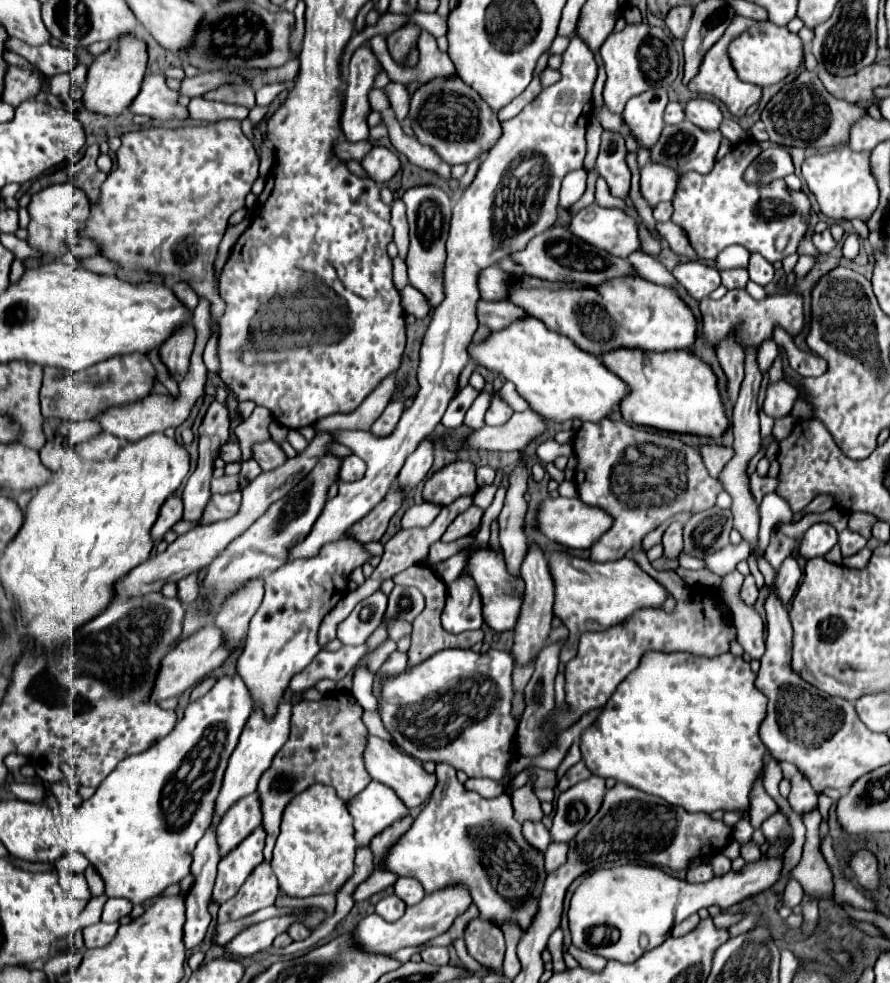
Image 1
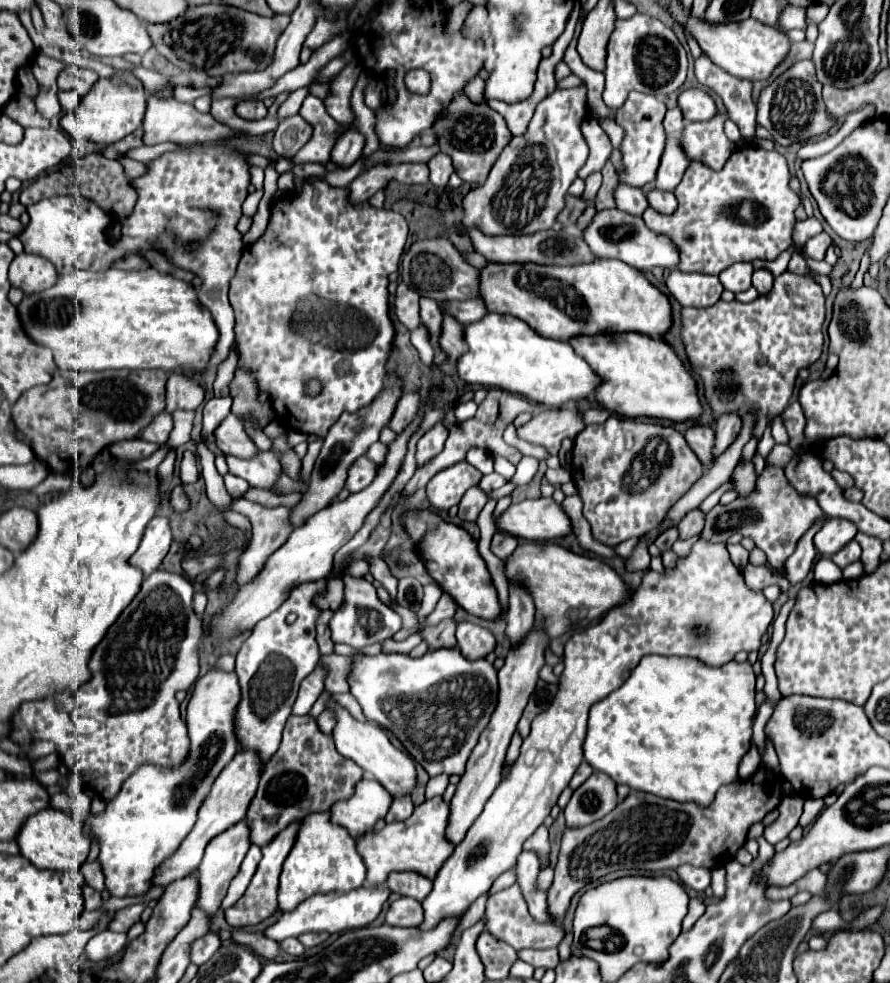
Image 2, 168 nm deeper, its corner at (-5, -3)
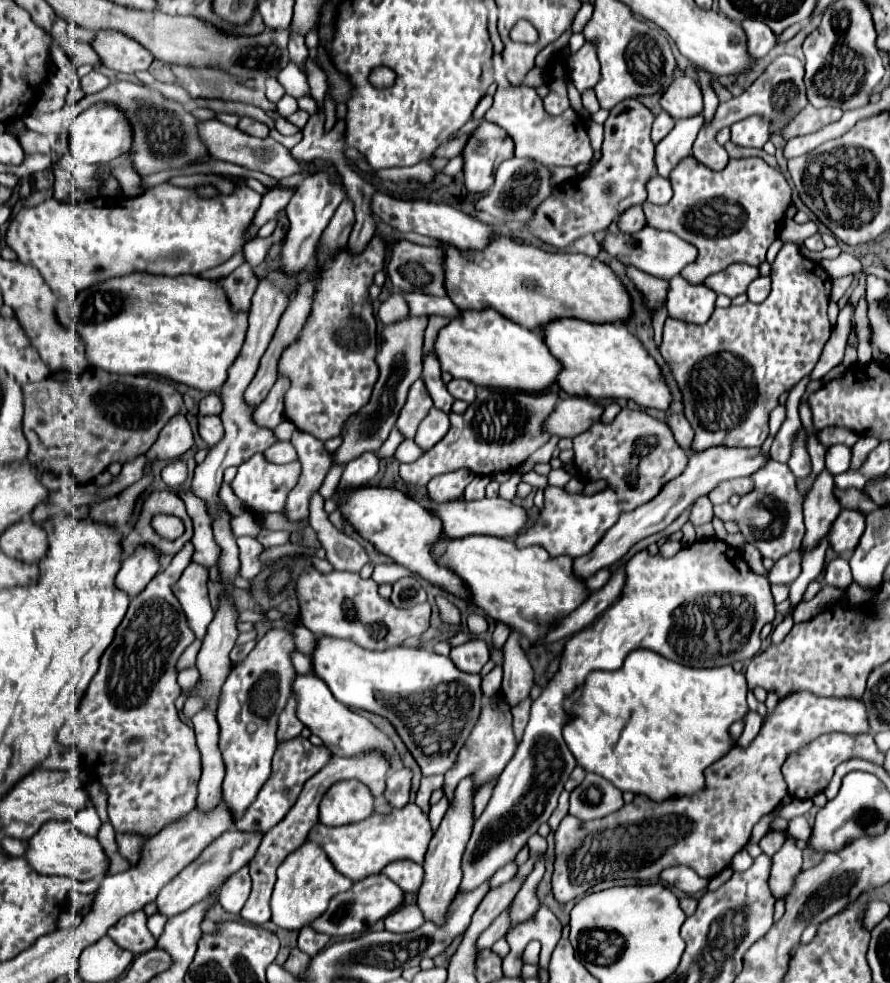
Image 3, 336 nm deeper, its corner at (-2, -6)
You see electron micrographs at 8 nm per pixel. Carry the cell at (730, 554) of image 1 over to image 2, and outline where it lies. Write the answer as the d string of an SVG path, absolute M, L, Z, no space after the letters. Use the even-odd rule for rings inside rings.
M697 540L691 554L687 558L681 558L675 570L665 570L665 574L657 574L653 570L645 572L643 584L633 592L627 604L609 610L605 618L601 618L595 626L573 634L573 638L565 644L565 670L561 674L559 692L555 700L545 712L541 712L533 720L531 734L523 740L521 754L513 762L509 776L501 780L493 796L487 800L481 816L465 834L465 840L461 840L453 856L443 864L443 868L435 876L433 892L423 900L423 922L417 928L427 932L427 928L435 928L435 924L441 920L463 916L469 910L469 906L491 888L497 876L515 866L515 860L523 850L523 842L549 816L561 790L569 784L583 758L583 740L587 732L587 714L591 704L603 700L613 690L617 690L629 678L629 674L635 670L643 656L695 656L709 666L721 666L733 660L733 656L741 650L759 650L761 638L767 632L771 620L771 602L765 600L763 592L753 592L745 586L741 572L729 560L725 544L709 544L705 540Z

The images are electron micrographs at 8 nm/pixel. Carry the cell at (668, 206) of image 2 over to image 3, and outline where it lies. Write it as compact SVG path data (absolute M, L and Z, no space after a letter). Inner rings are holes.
M652 175L650 181L646 183L646 191L648 191L648 201L656 203L656 205L664 205L672 199L672 187L668 179L662 179L660 175Z

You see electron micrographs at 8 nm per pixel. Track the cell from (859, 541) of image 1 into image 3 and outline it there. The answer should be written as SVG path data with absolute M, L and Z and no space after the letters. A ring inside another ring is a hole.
M838 557L838 559L830 561L830 565L826 567L824 579L826 579L828 585L846 591L850 587L850 583L852 583L852 573L850 573L848 559L846 557Z

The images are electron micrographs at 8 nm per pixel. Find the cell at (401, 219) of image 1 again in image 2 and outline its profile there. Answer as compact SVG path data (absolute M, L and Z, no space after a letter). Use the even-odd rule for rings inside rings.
M400 282L397 287L395 314L397 314L399 322L403 322L409 330L415 330L421 324L421 320L419 320L419 296L404 282Z

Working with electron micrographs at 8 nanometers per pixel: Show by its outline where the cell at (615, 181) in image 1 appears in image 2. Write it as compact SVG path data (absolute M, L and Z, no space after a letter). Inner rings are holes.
M617 184L615 186L615 204L617 208L621 208L623 212L629 214L643 214L643 210L649 206L645 194L639 188L629 188L629 184Z

